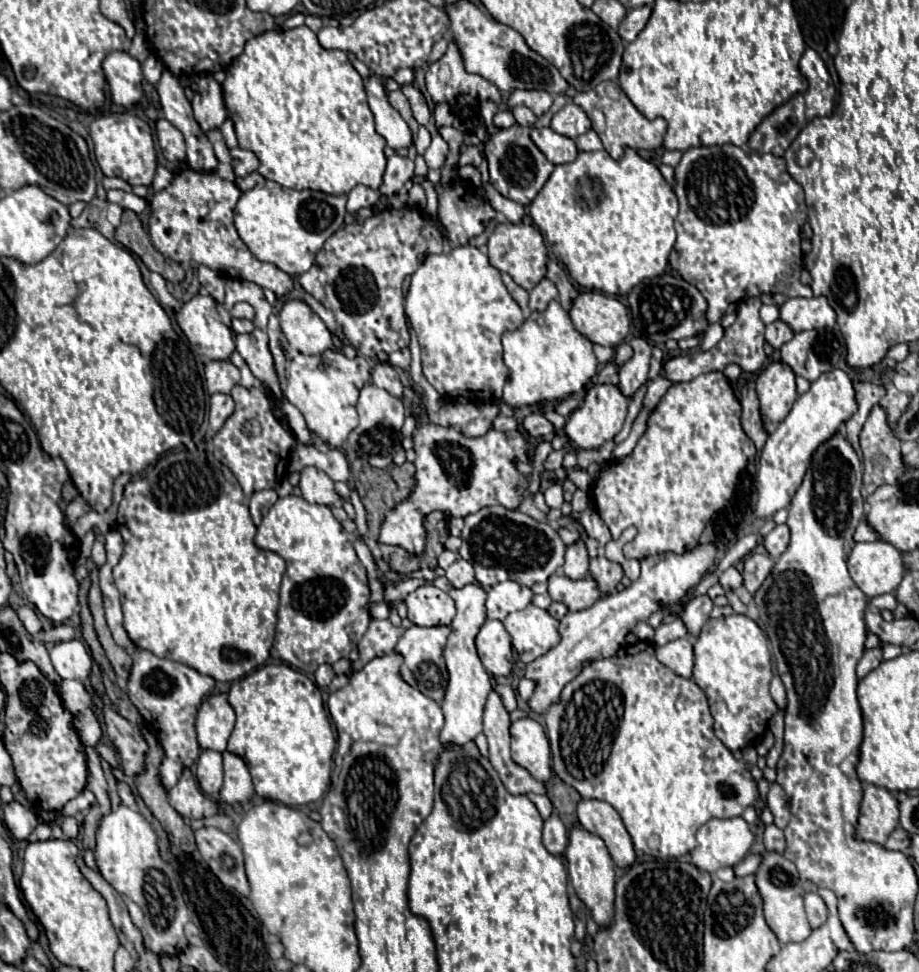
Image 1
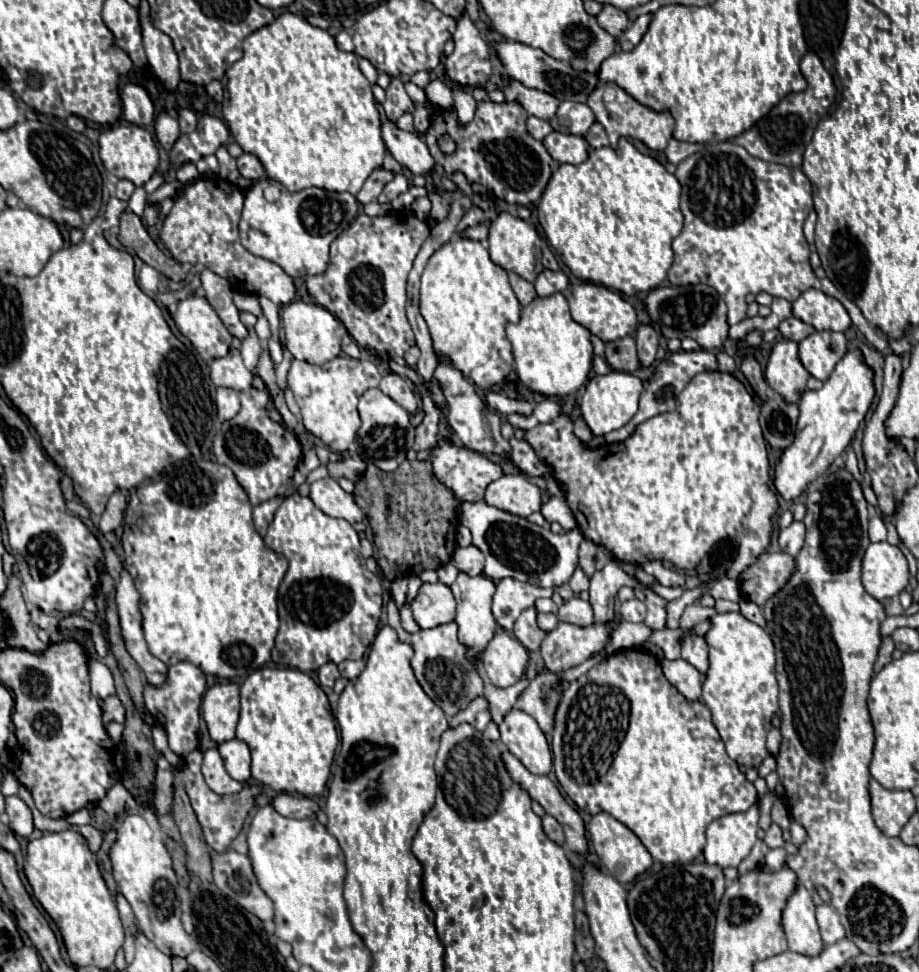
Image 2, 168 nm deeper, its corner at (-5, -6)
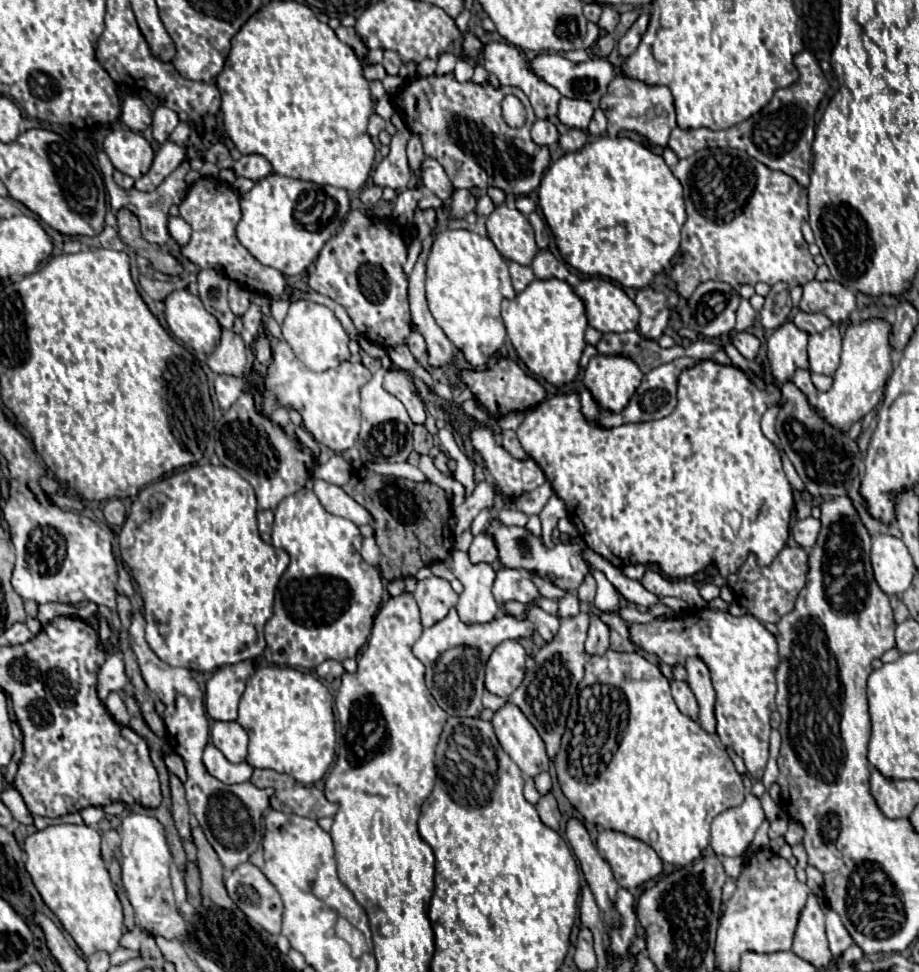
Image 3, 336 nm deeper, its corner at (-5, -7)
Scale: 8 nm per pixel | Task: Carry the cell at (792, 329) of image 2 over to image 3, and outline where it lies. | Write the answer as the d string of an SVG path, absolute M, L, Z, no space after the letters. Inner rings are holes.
M800 310L800 312L796 312L796 316L794 316L792 320L796 322L796 326L798 326L798 328L806 330L808 334L816 334L816 332L826 330L828 326L832 326L832 324L834 324L828 316L824 316L824 314L820 314L820 312L808 314L808 312L802 312L802 310Z

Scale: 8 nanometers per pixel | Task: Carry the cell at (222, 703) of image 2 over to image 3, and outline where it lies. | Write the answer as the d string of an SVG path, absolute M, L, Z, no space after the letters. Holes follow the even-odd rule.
M254 660L220 666L206 684L206 710L212 720L236 720L238 702L246 680L254 672Z

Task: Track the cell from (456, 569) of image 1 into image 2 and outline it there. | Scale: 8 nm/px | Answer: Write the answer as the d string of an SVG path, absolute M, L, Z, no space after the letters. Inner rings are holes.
M470 545L466 549L456 549L456 553L452 555L452 561L450 563L460 573L466 573L468 577L476 577L484 569L484 555L474 545Z

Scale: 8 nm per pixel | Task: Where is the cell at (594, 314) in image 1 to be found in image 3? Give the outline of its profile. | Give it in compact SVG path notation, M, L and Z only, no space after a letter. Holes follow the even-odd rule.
M586 278L576 286L584 298L588 324L600 332L628 332L638 328L640 310L628 294L606 278Z

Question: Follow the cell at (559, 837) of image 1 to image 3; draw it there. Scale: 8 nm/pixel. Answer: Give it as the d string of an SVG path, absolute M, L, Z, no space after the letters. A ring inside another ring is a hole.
M548 792L544 796L540 796L538 804L536 804L536 810L542 818L542 822L554 830L558 830L558 824L560 824L560 812L558 812L558 804L556 804L556 798Z

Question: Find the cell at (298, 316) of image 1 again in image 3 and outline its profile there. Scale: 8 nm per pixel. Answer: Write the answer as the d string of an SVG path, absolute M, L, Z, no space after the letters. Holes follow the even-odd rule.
M296 300L290 302L288 314L282 322L282 336L294 350L296 358L304 362L306 368L312 372L324 372L328 368L336 368L338 364L350 360L350 350L348 350L348 334L344 332L342 324L334 316L330 308L324 304L316 304L312 300Z

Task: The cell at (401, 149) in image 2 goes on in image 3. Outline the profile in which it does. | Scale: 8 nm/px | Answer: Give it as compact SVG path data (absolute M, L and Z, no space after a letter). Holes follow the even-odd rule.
M426 158L424 164L422 164L422 180L424 180L424 186L428 190L432 190L440 200L450 200L452 198L452 182L450 178L446 176L444 168L432 160L432 158Z

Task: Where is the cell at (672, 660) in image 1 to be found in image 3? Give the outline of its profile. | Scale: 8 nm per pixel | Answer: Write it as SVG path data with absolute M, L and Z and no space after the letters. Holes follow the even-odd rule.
M674 680L670 686L672 686L672 698L674 698L678 710L682 714L686 714L688 718L698 720L698 702L696 702L692 690L688 688L688 684Z

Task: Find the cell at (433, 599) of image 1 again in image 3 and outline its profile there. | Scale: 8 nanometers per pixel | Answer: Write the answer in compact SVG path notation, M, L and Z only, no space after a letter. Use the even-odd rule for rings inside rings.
M436 576L420 580L414 598L420 606L424 628L442 620L448 614L448 610L458 602L458 594L452 590L450 582Z

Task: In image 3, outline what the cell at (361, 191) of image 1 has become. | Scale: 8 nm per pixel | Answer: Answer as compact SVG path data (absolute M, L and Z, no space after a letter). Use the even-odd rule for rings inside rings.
M398 112L392 114L392 124L398 128L396 136L392 138L390 144L390 154L376 166L376 172L372 176L376 186L388 186L394 190L404 190L412 178L412 170L406 160L406 142L410 138L408 128L404 126L404 120L400 118Z

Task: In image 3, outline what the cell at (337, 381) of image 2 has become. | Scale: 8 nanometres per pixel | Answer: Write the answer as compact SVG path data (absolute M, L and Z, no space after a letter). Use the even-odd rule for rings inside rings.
M274 340L272 342L272 360L268 364L268 372L264 376L264 394L262 394L262 412L268 416L272 414L274 408L286 408L286 410L296 410L302 416L302 422L306 430L314 436L318 444L328 446L334 452L344 452L352 448L358 440L360 432L360 388L372 378L370 370L364 368L360 362L344 362L338 368L326 370L326 372L312 372L308 370L292 352L292 348L284 340Z

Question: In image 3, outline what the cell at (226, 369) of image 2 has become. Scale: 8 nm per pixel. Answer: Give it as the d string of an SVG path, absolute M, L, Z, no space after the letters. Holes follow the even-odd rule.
M222 328L222 338L216 350L208 356L208 366L216 374L244 376L246 370L246 344L234 330Z

